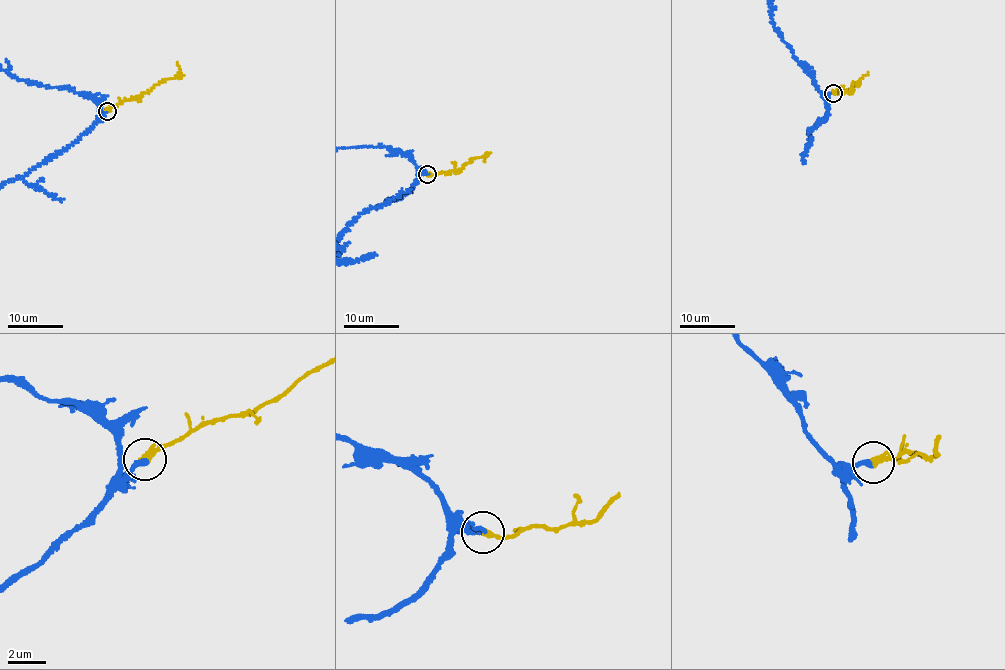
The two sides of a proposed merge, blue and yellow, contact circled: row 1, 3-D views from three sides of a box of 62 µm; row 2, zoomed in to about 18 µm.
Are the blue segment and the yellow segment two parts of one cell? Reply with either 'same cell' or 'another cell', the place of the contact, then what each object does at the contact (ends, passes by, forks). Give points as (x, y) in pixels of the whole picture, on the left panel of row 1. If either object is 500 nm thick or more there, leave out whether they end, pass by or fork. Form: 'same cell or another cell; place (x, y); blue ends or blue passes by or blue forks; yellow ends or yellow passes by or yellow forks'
same cell; place (107, 111); blue ends; yellow ends

